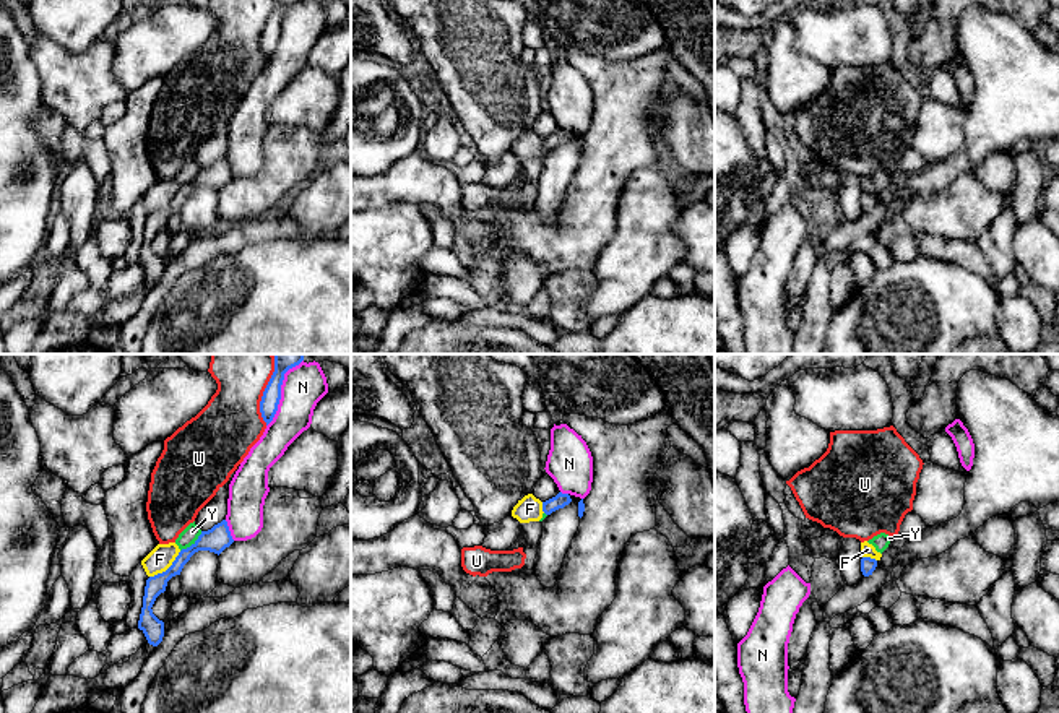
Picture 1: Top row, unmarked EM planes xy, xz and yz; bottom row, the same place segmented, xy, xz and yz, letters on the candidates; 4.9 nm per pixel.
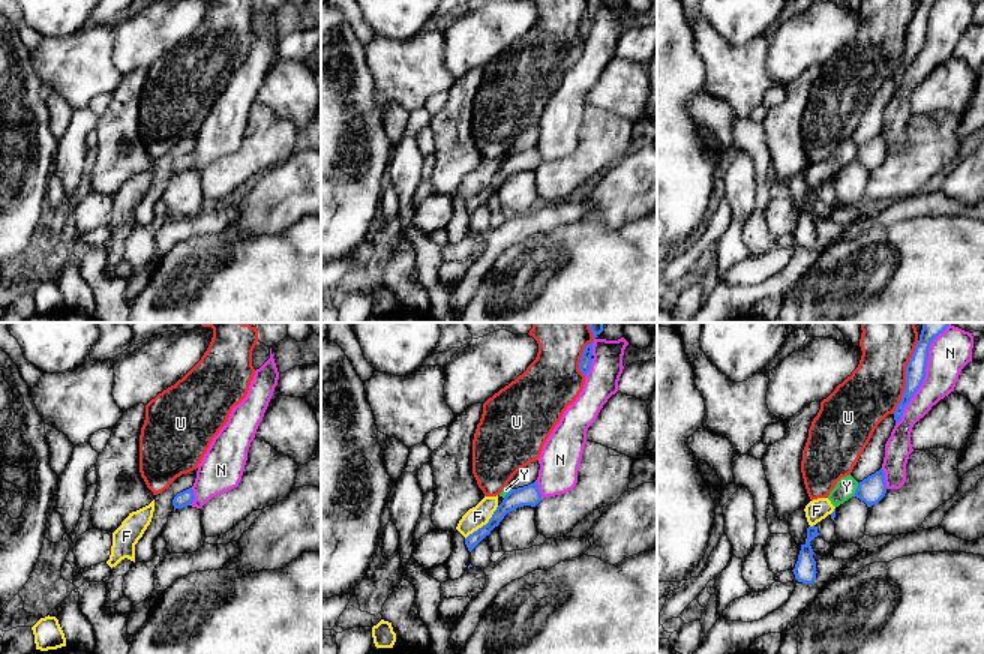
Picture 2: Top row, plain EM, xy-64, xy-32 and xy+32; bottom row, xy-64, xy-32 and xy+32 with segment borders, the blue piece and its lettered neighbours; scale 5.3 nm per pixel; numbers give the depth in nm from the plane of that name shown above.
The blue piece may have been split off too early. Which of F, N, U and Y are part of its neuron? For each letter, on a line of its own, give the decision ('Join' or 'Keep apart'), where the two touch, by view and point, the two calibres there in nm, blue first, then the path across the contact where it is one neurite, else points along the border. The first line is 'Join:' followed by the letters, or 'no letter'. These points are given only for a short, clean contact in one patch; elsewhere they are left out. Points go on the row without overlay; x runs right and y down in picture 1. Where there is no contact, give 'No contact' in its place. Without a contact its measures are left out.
Join: no letter
F: Keep apart. Touches blue at xy (168, 205). Thickness 100 nm (blue) against 120 nm. Boundary: xy (181, 187), (164, 207), (150, 213)
N: Keep apart. Touches blue at xy (280, 30). Thickness 90 nm (blue) against 220 nm
U: Keep apart. Touches blue at xy (263, 31). Thickness 90 nm (blue) against 300 nm
Y: Keep apart. Touches blue at xy (192, 181). Thickness 120 nm (blue) against 80 nm

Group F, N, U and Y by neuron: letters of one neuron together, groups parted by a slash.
F Y / N / U

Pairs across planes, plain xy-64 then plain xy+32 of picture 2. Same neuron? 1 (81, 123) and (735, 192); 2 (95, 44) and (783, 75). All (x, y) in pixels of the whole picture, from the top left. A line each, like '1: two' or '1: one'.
1: one
2: two

